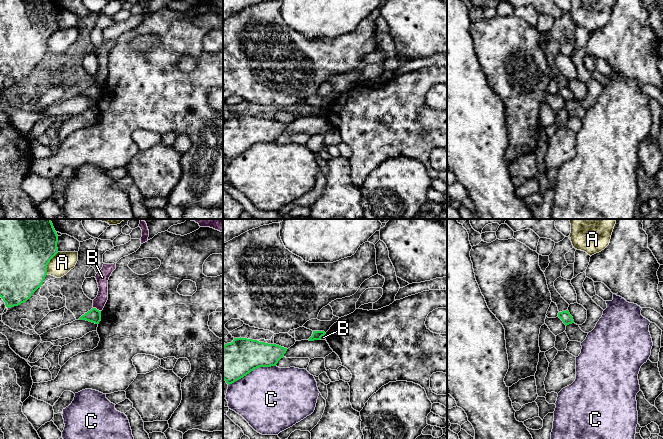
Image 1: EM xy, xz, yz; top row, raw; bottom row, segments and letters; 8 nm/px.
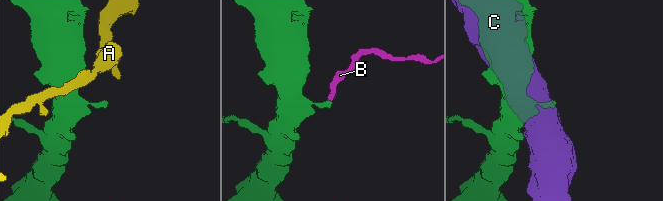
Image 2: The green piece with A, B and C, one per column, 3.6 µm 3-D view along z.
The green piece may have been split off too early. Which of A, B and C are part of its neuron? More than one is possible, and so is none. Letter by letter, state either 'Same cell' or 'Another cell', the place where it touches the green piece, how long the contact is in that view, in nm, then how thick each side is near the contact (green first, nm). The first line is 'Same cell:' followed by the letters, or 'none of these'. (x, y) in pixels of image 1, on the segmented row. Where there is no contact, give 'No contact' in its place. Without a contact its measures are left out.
Same cell: none of these
A: Another cell. Touches green at xy (48, 262). Shared border 200 nm. Thickness 460 nm (green) against 170 nm
B: Another cell. Touches green at xy (96, 309). Shared border 70 nm. Thickness 110 nm (green) against 100 nm
C: Another cell. Touches green at xz (251, 370). Shared border 420 nm. Thickness 300 nm (green) against 480 nm

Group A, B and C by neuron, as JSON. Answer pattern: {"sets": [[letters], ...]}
{"sets": [["A"], ["B"], ["C"]]}

